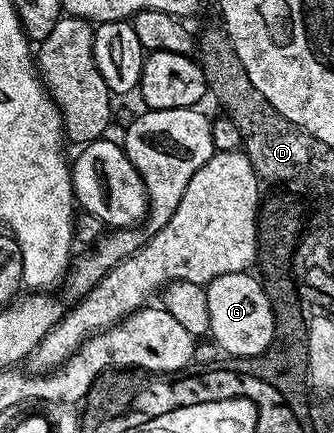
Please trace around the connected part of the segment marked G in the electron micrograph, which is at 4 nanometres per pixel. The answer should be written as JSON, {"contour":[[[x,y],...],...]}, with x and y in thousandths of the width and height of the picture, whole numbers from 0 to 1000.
{"contour":[[[746,628],[668,633],[614,665],[620,721],[632,725],[626,762],[668,811],[704,822],[790,822],[823,781],[823,707],[793,674],[793,658]]]}

